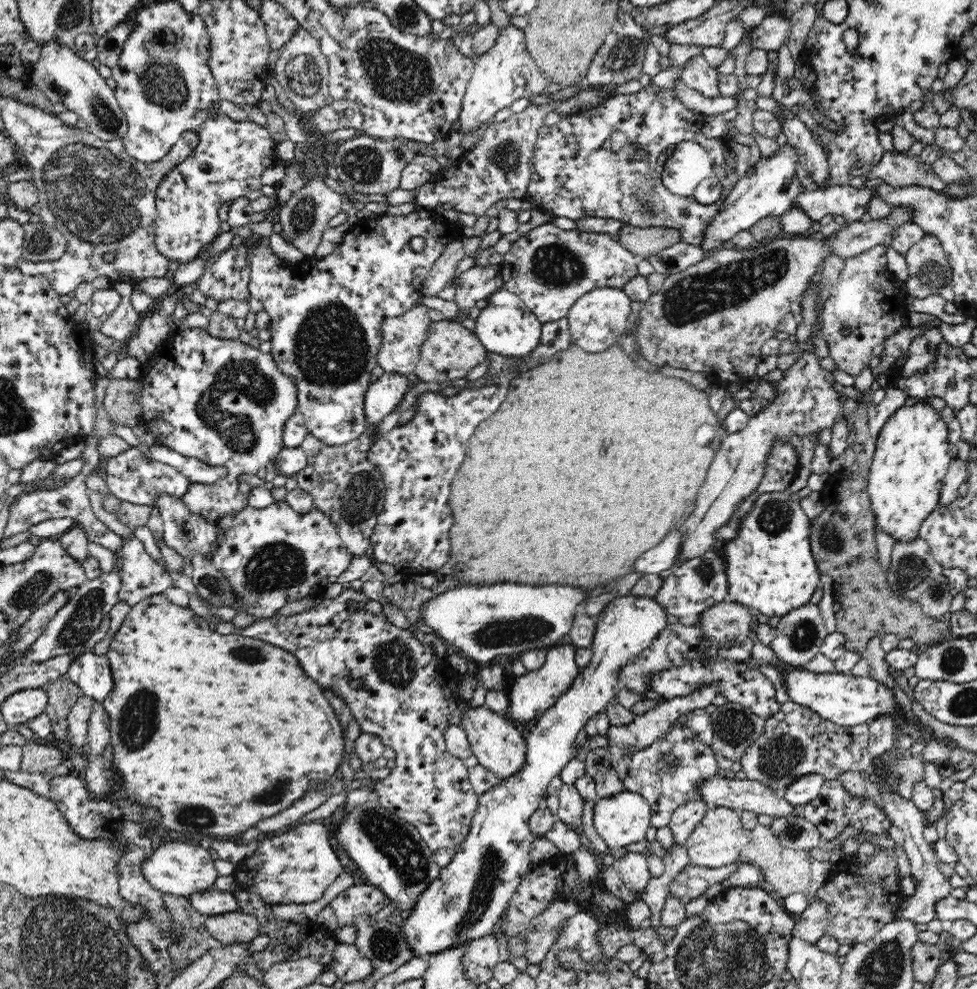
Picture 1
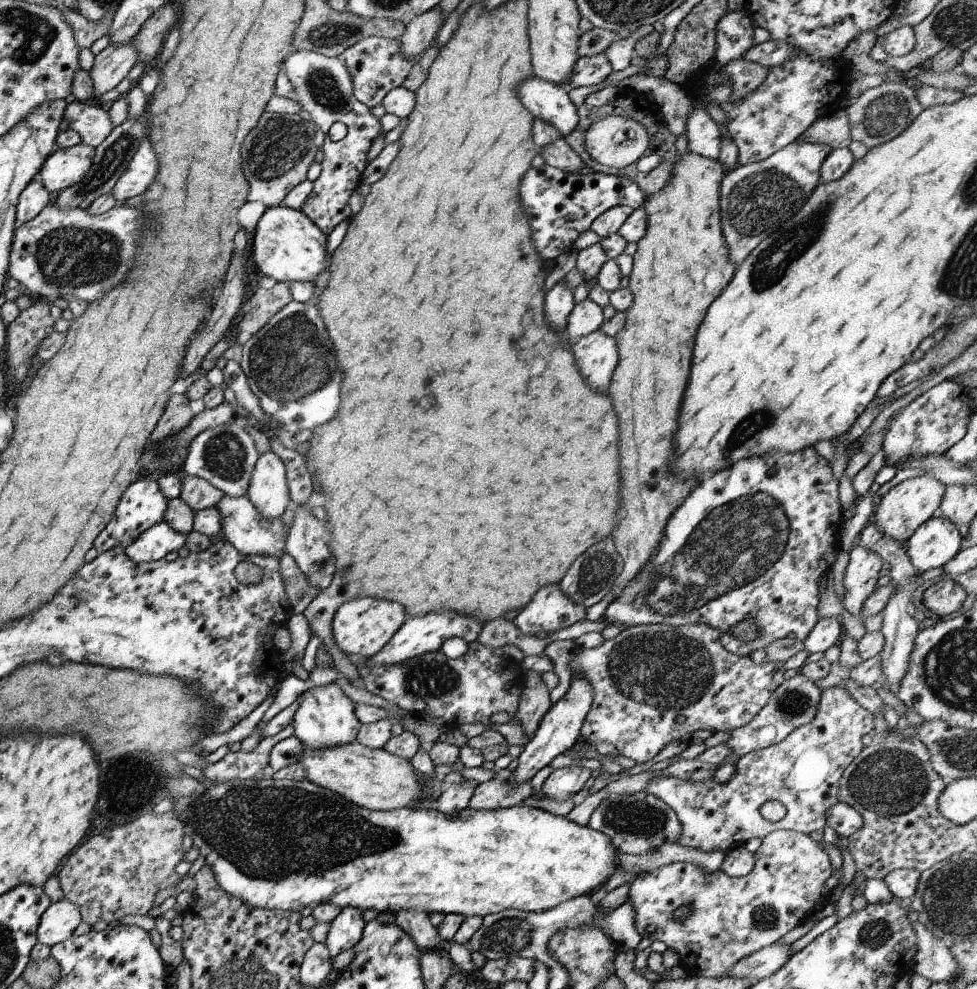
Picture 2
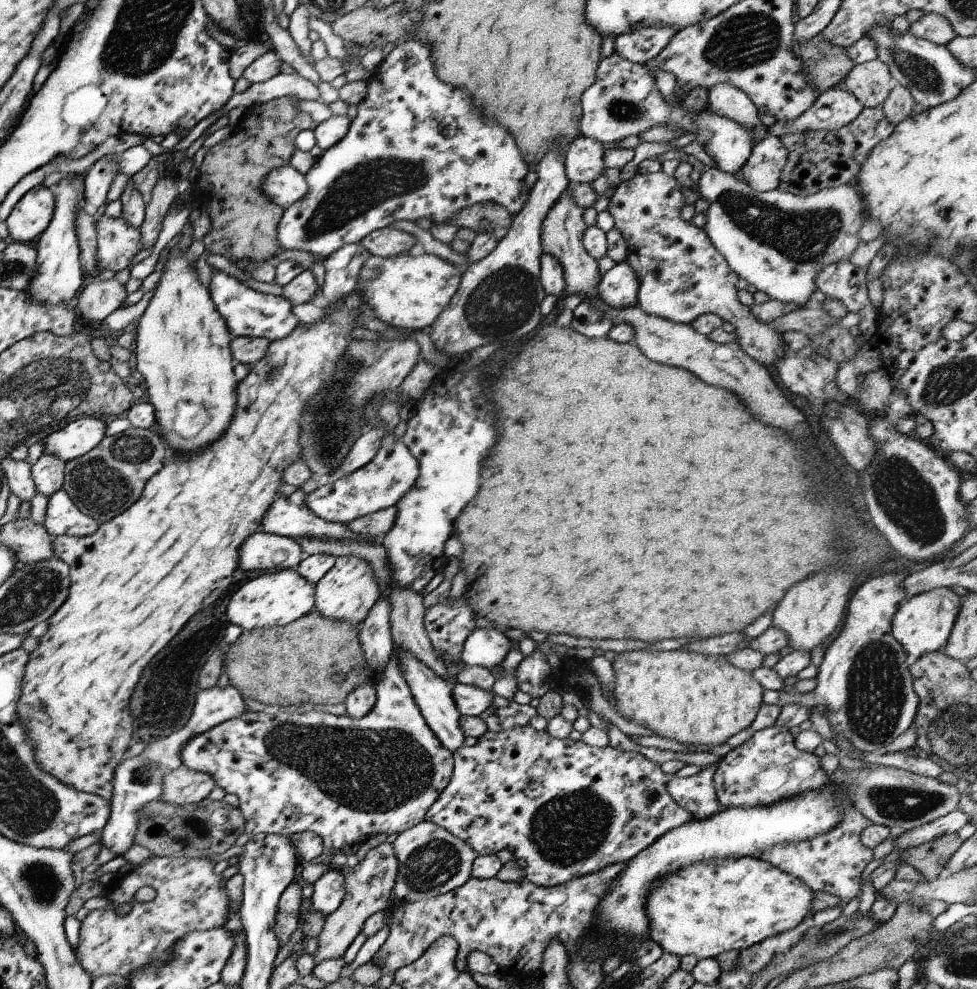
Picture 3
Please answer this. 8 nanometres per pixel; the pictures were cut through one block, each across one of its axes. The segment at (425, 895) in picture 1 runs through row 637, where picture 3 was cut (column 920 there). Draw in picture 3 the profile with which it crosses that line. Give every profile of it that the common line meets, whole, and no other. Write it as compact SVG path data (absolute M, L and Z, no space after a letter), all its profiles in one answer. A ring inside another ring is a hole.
M940 587L917 594L902 602L892 618L890 634L903 648L907 660L915 661L923 654L939 651L946 644L959 613L961 599L951 589Z

